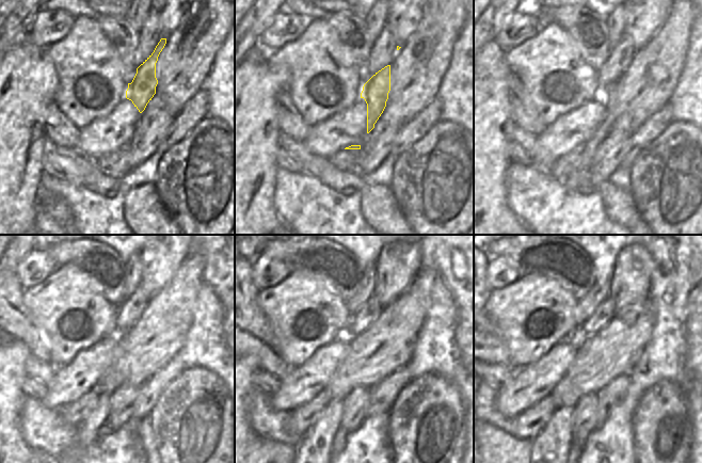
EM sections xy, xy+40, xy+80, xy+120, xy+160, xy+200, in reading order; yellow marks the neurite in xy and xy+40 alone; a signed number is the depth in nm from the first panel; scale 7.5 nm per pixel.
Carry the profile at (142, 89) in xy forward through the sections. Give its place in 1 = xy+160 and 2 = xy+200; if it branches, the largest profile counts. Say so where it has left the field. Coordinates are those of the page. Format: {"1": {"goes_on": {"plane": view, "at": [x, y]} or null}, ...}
{"1": {"goes_on": {"plane": "xy+160", "at": [314, 451]}}, "2": {"goes_on": {"plane": "xy+200", "at": [551, 448]}}}

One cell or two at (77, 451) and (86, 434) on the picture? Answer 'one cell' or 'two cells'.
one cell

